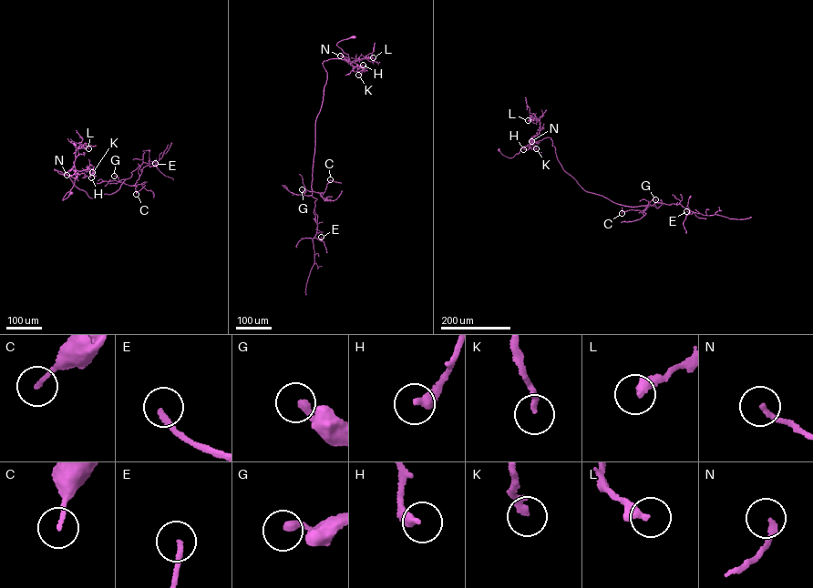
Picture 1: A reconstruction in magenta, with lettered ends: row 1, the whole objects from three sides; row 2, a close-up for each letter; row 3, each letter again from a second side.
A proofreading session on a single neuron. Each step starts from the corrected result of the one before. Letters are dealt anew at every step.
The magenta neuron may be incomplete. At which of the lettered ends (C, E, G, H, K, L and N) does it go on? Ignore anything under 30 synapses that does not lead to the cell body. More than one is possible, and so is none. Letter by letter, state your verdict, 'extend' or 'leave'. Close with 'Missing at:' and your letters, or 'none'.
C: leave
E: leave
G: leave
H: leave
K: leave
L: leave
N: leave
Missing at: none

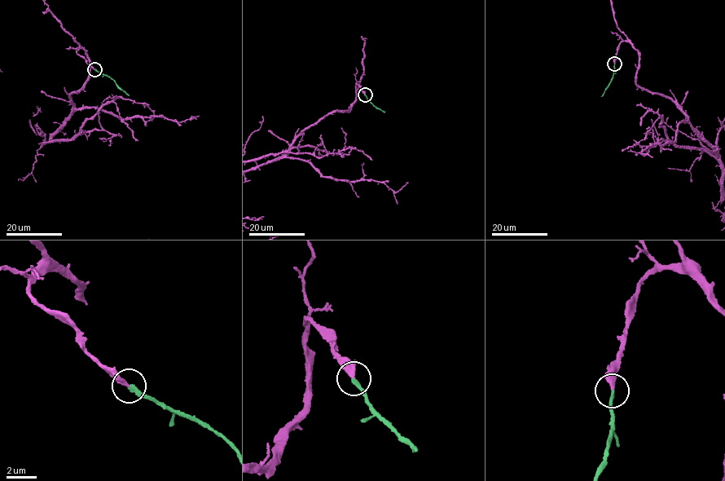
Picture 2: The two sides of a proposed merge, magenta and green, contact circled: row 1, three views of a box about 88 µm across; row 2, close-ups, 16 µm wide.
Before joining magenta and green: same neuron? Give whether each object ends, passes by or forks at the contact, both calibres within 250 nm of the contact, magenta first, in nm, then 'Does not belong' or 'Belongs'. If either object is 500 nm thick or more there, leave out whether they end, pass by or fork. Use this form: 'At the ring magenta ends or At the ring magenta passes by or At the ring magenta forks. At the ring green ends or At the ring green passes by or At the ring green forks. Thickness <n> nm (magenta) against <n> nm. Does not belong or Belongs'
At the ring magenta ends. At the ring green ends. Thickness 260 nm (magenta) against 240 nm. Belongs

